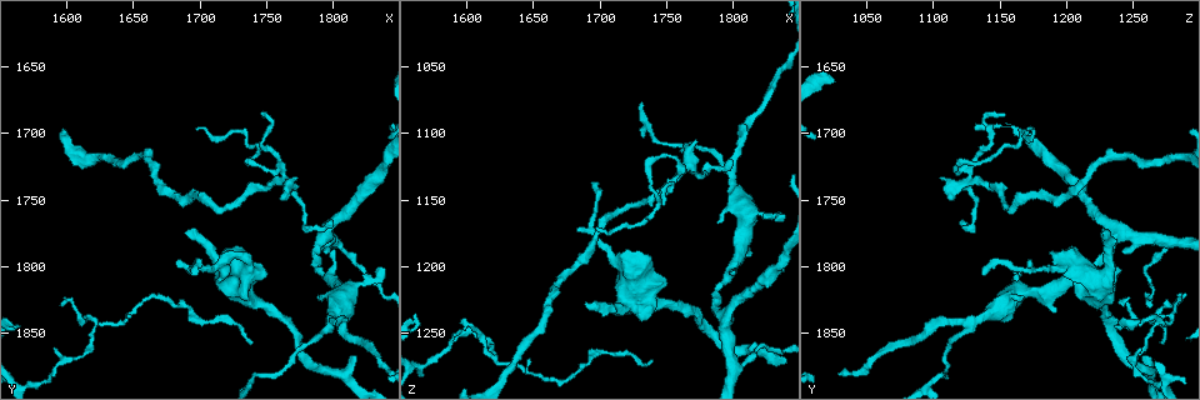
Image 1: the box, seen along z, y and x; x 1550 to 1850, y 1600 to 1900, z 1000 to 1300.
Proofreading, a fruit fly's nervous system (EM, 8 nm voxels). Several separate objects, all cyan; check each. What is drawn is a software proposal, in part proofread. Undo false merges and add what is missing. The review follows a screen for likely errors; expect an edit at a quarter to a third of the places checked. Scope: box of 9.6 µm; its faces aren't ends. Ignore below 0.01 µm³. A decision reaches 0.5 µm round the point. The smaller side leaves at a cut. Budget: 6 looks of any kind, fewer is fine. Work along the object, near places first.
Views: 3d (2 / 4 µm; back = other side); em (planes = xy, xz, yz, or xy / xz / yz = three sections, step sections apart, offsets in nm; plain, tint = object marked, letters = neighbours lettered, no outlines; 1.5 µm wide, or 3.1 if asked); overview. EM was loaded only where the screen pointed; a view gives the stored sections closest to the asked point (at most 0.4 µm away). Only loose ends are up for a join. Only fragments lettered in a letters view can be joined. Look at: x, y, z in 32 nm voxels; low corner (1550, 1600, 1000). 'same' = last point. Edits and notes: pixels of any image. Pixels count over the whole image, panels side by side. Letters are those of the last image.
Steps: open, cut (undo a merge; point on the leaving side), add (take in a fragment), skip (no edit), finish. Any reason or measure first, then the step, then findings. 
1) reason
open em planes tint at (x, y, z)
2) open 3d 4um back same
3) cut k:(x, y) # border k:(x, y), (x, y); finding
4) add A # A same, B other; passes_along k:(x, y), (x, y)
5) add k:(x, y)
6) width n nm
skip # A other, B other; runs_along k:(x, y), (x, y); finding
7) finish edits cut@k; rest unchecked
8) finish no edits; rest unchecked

branch stops here
open 3d 2um at (1798, 1766, 1120)

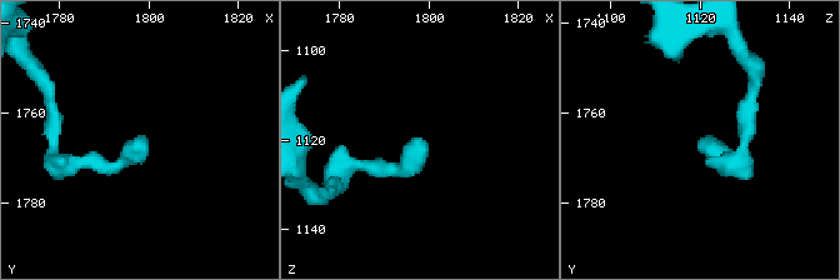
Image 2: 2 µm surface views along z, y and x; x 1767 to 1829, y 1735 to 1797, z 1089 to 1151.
shape alone is not enough
open em planes letters at (1798, 1767, 1119)

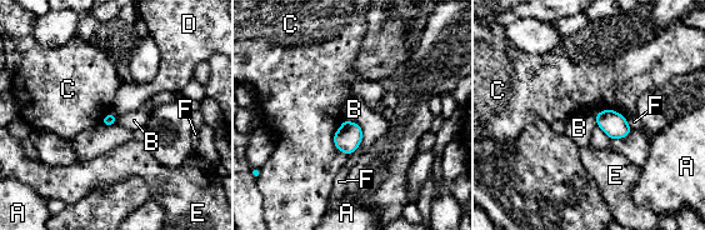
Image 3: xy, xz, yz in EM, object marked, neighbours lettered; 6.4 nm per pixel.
skip # A other, B other, C other, D other, E other, F other; border 3:(344, 119), (361, 128), (358, 149); none of them fits

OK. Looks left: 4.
free end
open 3d 4um at (1682, 1798, 1174)

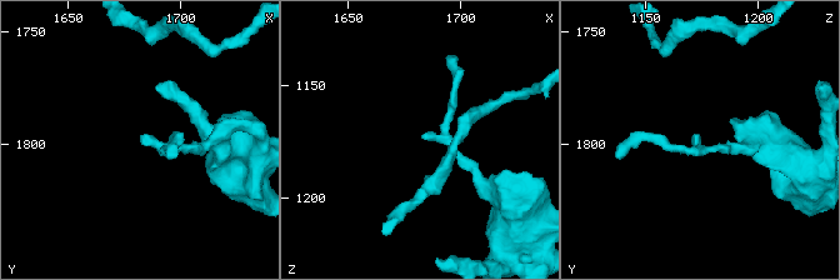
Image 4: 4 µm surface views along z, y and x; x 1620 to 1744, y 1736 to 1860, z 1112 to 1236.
open em yz step 4 letters at (1684, 1797, 1174)

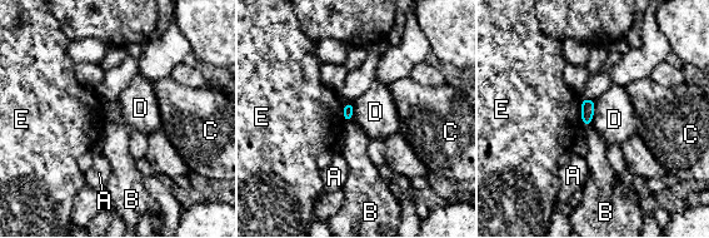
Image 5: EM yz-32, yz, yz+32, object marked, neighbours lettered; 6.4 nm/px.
another direction
open em xy step 8 letters same

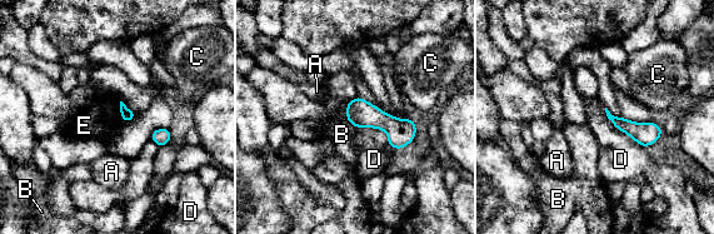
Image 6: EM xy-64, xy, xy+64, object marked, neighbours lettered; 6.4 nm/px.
longest_contact D 380 nm
skip # A other, B other, C other, D other, E other; border 6:(604, 108), (607, 118), (644, 148); no lettered fragment goes on from it

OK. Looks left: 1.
finish no edits; rest unchecked

